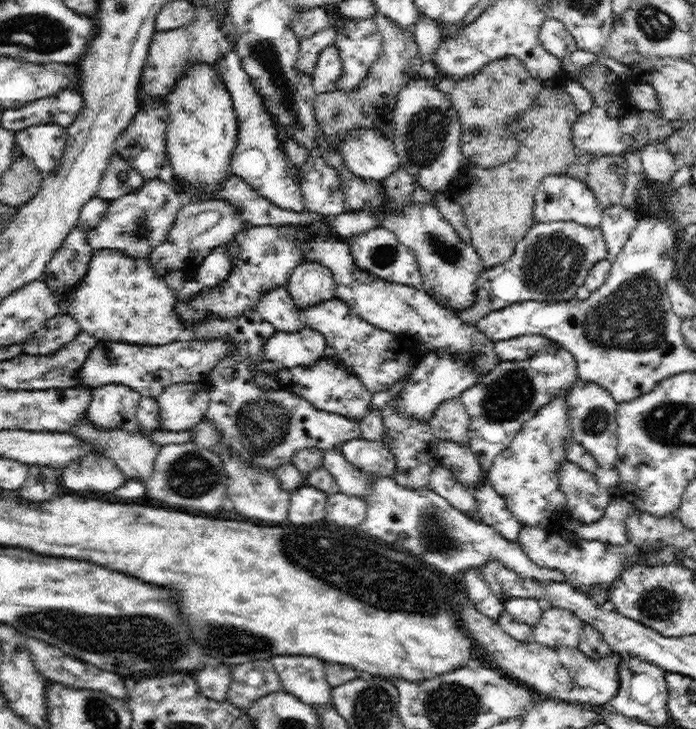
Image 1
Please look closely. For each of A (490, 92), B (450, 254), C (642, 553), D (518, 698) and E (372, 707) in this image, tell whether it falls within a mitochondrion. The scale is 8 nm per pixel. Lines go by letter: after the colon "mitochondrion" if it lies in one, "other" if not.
A: mitochondrion
B: mitochondrion
C: other
D: other
E: mitochondrion

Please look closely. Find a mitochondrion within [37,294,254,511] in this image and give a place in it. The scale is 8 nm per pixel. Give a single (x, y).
(193, 475)

